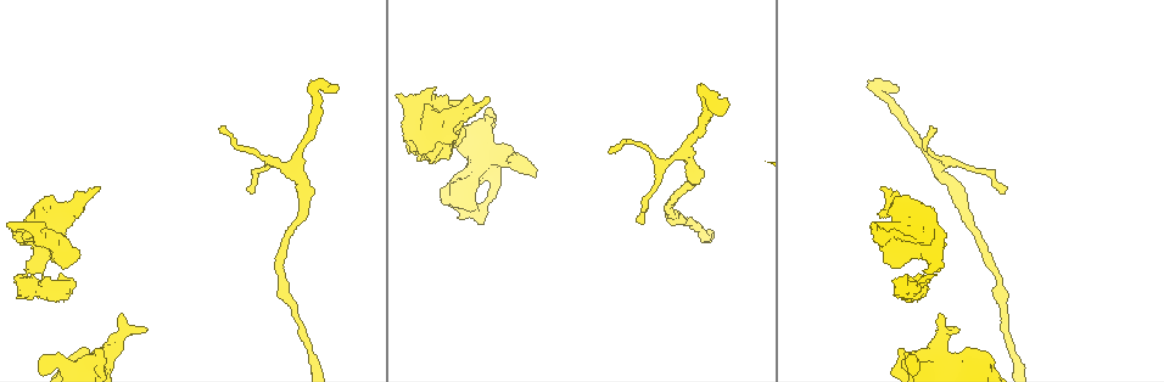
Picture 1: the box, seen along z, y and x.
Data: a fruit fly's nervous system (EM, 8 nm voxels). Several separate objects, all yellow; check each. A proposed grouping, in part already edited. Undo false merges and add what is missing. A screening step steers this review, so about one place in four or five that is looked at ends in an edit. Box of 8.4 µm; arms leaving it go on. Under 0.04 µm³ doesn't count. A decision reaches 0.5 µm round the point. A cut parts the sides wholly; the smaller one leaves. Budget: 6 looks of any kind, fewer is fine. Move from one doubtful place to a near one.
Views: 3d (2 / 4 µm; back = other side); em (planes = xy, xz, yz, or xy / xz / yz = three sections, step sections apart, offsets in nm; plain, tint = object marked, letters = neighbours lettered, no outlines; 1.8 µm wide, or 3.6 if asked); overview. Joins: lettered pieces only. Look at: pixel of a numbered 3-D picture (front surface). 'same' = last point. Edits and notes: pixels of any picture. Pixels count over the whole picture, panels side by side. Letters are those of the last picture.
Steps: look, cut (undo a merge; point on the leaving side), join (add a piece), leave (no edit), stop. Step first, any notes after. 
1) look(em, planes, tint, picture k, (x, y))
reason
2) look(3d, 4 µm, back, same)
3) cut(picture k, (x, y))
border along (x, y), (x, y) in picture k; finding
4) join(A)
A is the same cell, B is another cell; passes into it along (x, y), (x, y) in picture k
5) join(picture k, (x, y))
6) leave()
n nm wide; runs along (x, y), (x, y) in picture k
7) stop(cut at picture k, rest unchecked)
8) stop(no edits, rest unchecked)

look(3d, 2 µm, picture 1, (144, 330))
free end

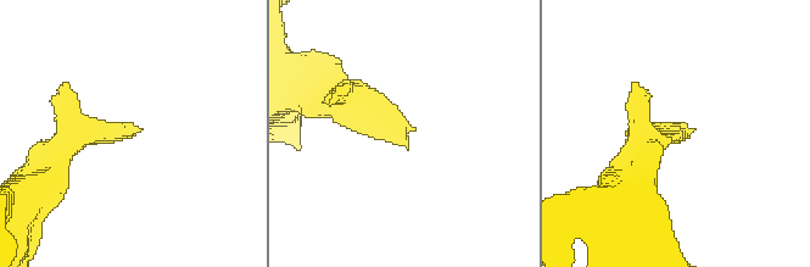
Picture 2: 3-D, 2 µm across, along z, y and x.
look(em, planes, letters, picture 2, (135, 135))

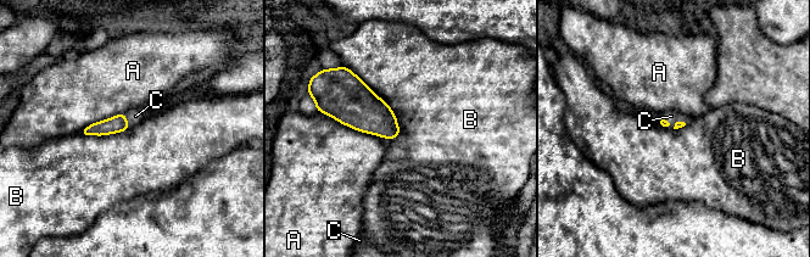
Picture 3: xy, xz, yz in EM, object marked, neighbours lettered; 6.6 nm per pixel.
join(C)
B touches over 600 nm; C is the same cell, A and B are other cells; passes into it along (662, 122), (675, 126), (671, 116) in picture 3; it goes on there

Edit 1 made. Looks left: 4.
look(em, yz, step 16, letters, picture 1, (484, 97))
an open end

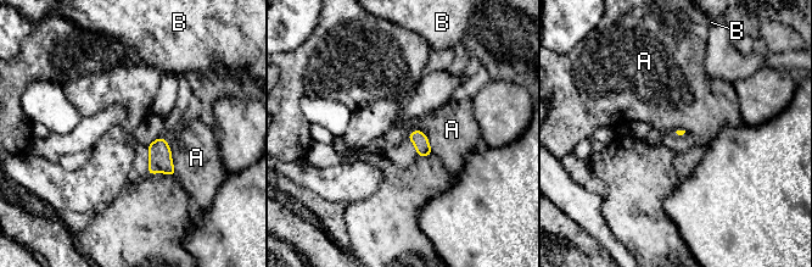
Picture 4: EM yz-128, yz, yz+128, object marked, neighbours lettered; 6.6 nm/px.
look(em, planes, letters, same)
another direction

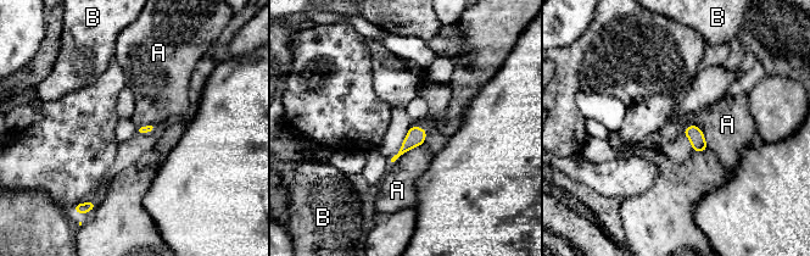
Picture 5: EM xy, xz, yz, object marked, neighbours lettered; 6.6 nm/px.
leave()
A and B are other cells; border along (423, 143), (406, 150), (390, 165) in picture 5; none of them fits

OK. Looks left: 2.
look(em, planes, letters, picture 1, (867, 84))
free end

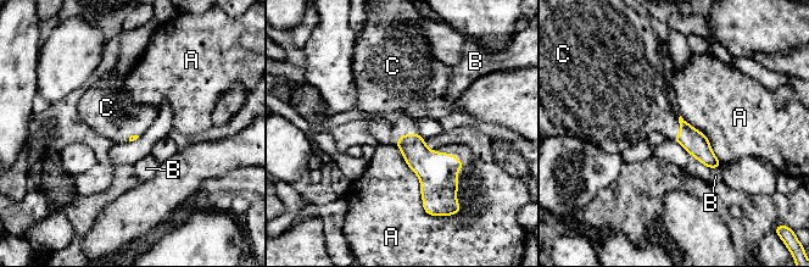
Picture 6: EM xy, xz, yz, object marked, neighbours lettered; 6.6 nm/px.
join(C)
C is the same cell, A and B are other cells; the neuron continues

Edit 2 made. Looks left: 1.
stop(join at picture 3, join at picture 6, rest unchecked)

